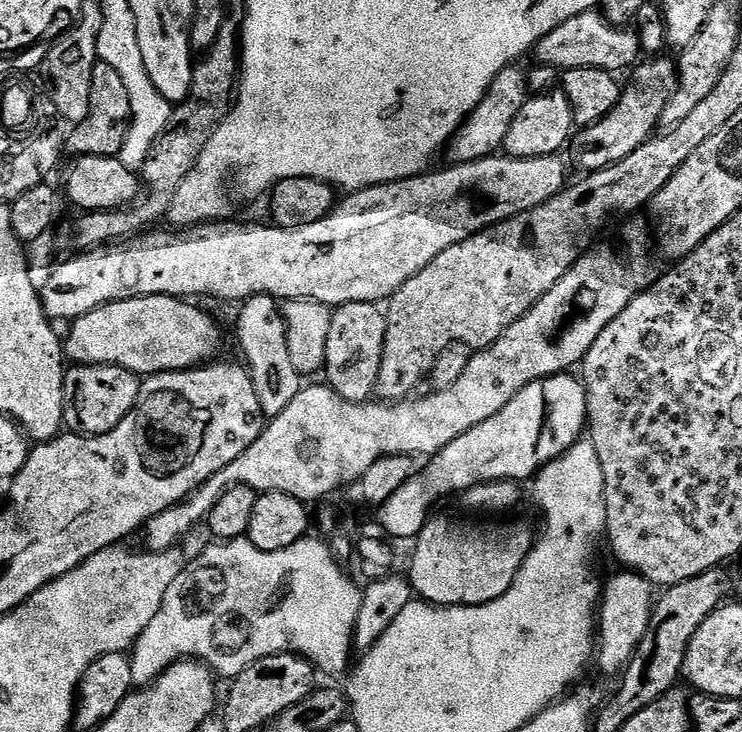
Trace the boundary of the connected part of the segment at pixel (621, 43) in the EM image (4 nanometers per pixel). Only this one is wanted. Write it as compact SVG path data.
M589 10L568 16L566 22L545 32L543 38L536 41L534 55L536 64L554 66L561 70L594 66L598 70L620 74L623 68L631 69L641 59L642 49L640 40L631 27L611 24L603 11Z

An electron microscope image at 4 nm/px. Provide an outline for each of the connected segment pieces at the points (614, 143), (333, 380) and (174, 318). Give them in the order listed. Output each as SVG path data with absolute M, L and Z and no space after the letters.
M648 58L648 61L637 63L634 68L636 81L623 85L612 113L575 133L570 148L576 151L576 160L584 170L597 172L614 162L622 162L622 158L634 154L634 150L652 139L661 127L666 106L670 98L674 98L674 90L678 90L678 70L675 59L660 59L664 58Z
M350 302L339 305L333 311L330 334L326 334L322 372L328 375L328 387L333 388L344 400L364 402L375 393L387 329L388 317L379 303Z
M139 296L129 300L115 300L113 304L103 304L90 314L78 316L71 321L72 328L66 332L63 341L65 357L73 365L117 364L136 373L141 378L155 376L158 372L177 372L211 361L220 348L220 328L208 312L195 308L195 303L179 296Z

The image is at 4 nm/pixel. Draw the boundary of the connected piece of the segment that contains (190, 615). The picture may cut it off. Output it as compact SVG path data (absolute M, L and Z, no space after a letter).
M246 538L213 542L200 557L187 561L182 570L182 574L178 574L178 578L174 578L173 584L166 590L166 594L162 598L162 606L158 606L158 614L154 614L154 619L150 621L150 626L146 626L146 630L142 630L142 634L136 639L135 644L133 644L130 649L133 685L143 686L152 683L152 681L155 680L157 676L162 675L171 664L185 658L195 658L199 661L203 661L204 664L220 678L221 676L234 678L238 674L242 674L242 670L246 666L258 662L258 658L266 658L275 652L294 652L306 656L319 671L320 668L324 672L342 671L344 663L348 660L348 655L353 655L354 652L352 631L356 625L356 615L360 609L360 596L354 594L354 596L348 596L344 600L344 592L354 591L356 588L355 582L340 569L341 561L332 548L329 547L329 545L327 548L320 540L312 539L313 538L305 538L294 542L294 546L286 546L282 550L274 550L273 552L258 550L258 546L254 546Z

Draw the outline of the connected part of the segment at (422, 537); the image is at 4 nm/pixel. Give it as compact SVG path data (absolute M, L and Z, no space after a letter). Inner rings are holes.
M433 515L420 535L415 537L416 549L412 552L412 565L407 575L412 581L412 591L419 599L430 604L450 606L478 606L502 598L514 582L522 562L530 554L534 543L534 532L516 524L507 528L504 524L475 524L472 520L455 520L452 516Z

